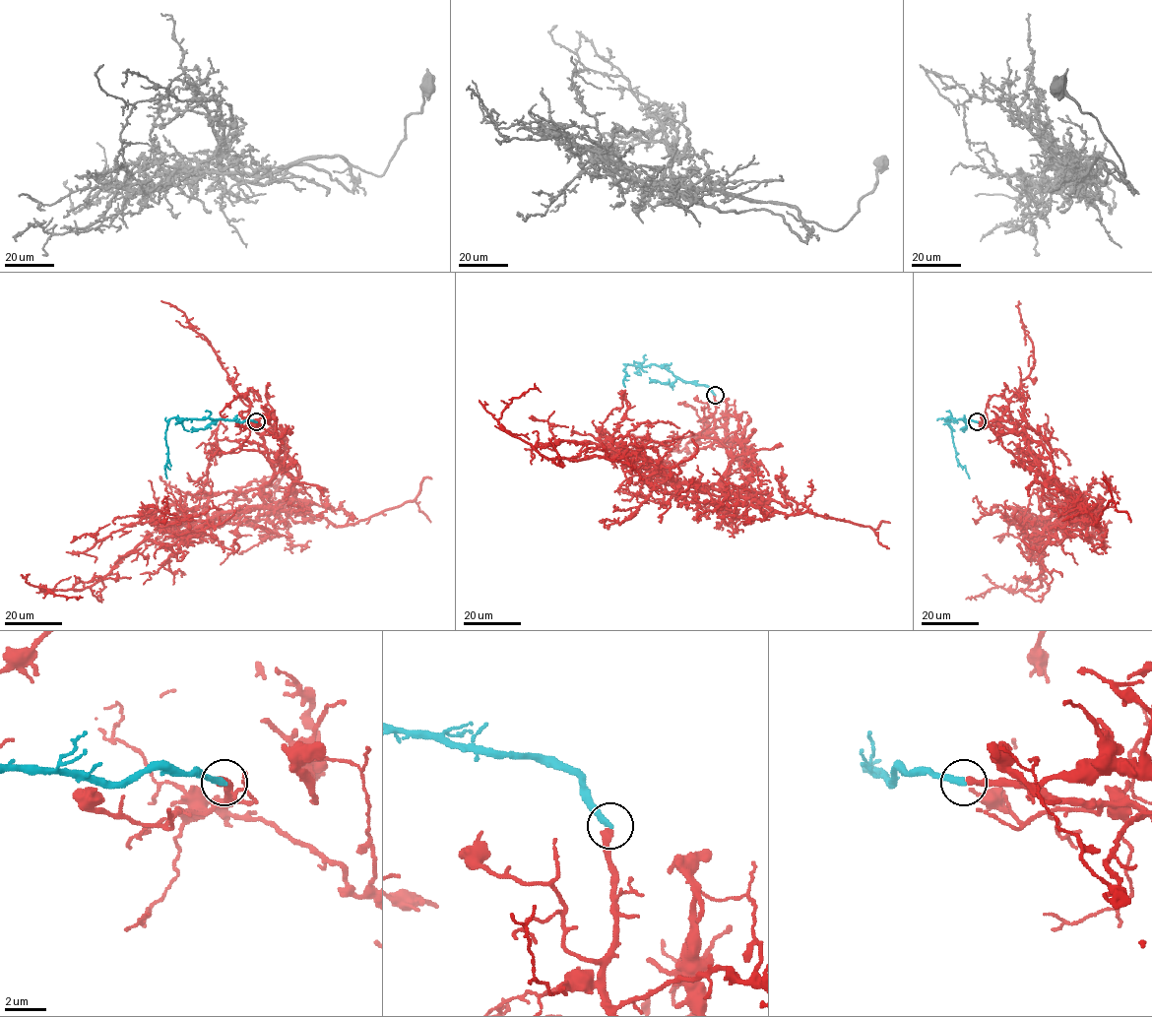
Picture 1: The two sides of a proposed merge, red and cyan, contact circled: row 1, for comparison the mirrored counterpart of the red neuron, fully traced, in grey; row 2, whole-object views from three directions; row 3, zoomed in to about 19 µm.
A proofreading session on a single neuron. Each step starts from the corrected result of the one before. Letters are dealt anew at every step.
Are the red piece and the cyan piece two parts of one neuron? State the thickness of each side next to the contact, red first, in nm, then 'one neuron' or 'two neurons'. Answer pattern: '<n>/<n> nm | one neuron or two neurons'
320/320 nm | one neuron

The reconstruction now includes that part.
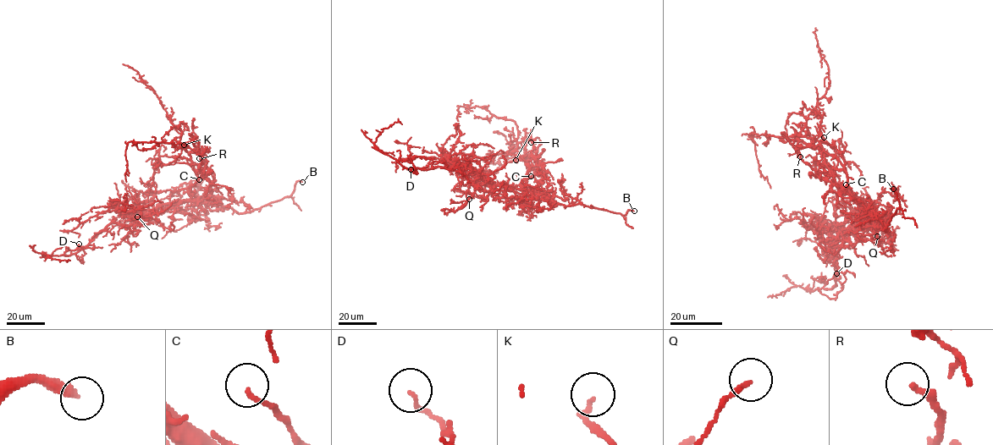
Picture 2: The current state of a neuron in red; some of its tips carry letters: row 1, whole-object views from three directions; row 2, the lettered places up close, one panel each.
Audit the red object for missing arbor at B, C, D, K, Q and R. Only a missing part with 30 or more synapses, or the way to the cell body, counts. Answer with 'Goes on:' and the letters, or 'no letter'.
Goes on: B, K

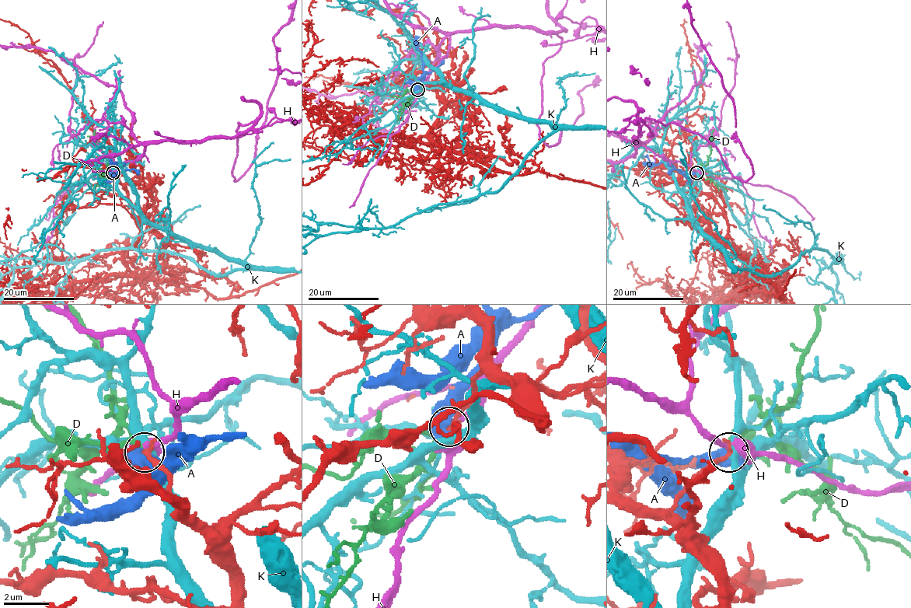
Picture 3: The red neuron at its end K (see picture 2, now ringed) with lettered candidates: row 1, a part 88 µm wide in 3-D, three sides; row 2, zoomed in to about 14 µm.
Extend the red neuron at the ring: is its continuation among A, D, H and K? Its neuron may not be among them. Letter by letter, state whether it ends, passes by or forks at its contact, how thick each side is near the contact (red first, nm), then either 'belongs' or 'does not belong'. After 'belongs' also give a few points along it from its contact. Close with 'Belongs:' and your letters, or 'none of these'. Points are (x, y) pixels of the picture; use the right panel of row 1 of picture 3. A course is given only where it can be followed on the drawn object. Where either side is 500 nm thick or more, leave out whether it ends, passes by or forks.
A: 200 nm thick on the red side, 550 nm on the other; does not belong
D: it passes by; 200 nm thick on the red side, 160 nm on the other; belongs
H: it passes by; 200 nm thick on the red side, 420 nm on the other; does not belong
K: it passes by; 220 nm thick on the red side, 340 nm on the other; does not belong
Belongs: D

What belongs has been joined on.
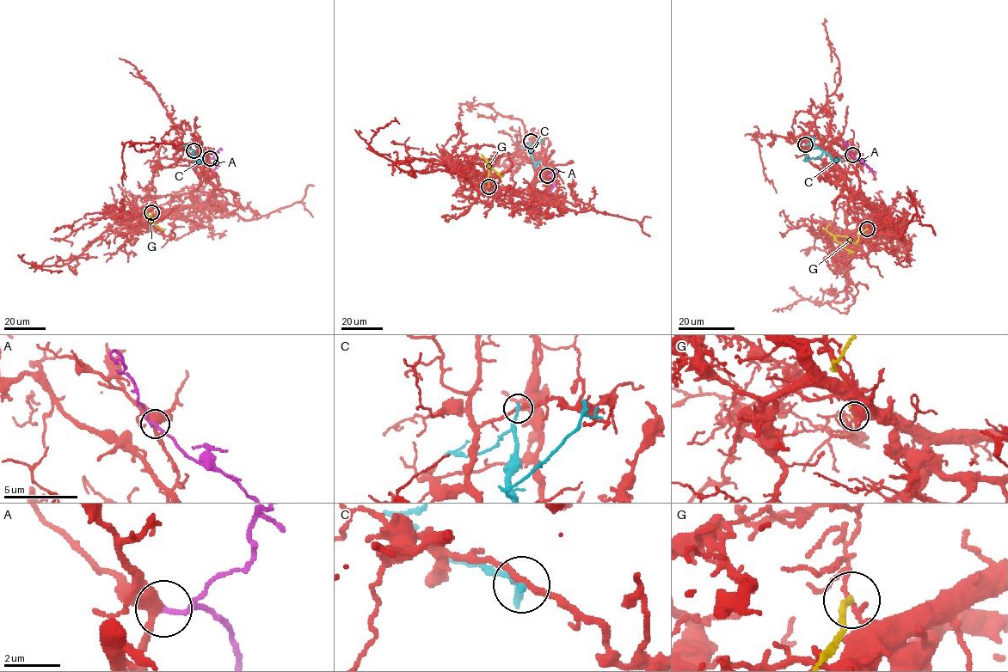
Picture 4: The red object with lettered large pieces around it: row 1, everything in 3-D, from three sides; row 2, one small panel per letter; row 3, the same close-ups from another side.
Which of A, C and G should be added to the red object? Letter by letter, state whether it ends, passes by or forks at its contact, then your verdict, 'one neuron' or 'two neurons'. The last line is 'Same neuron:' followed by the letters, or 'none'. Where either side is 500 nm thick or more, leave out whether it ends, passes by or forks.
A: it ends; one neuron
C: it ends; two neurons
G: it ends; two neurons
Same neuron: A

